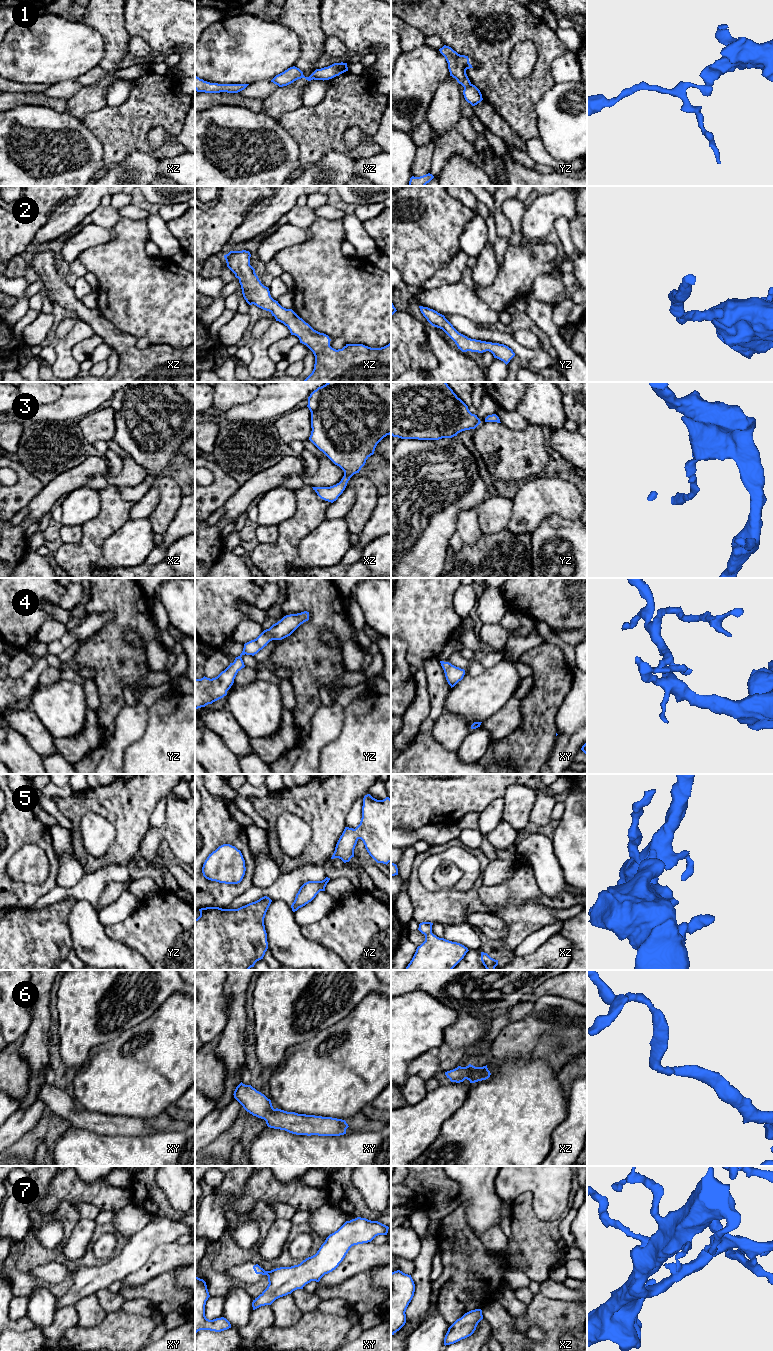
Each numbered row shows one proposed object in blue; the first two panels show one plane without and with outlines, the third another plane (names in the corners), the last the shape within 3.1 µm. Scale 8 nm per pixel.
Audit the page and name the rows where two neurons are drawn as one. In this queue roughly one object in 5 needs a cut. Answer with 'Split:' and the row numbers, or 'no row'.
Split: 1

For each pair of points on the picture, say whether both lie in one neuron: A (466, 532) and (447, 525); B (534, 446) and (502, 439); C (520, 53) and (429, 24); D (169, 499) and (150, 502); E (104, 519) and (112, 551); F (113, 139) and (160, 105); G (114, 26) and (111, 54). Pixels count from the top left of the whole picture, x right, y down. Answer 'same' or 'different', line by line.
A: different
B: same
C: different
D: different
E: different
F: same
G: same

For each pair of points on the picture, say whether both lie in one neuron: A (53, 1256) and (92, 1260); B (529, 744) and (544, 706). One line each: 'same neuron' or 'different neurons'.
A: same neuron
B: same neuron

